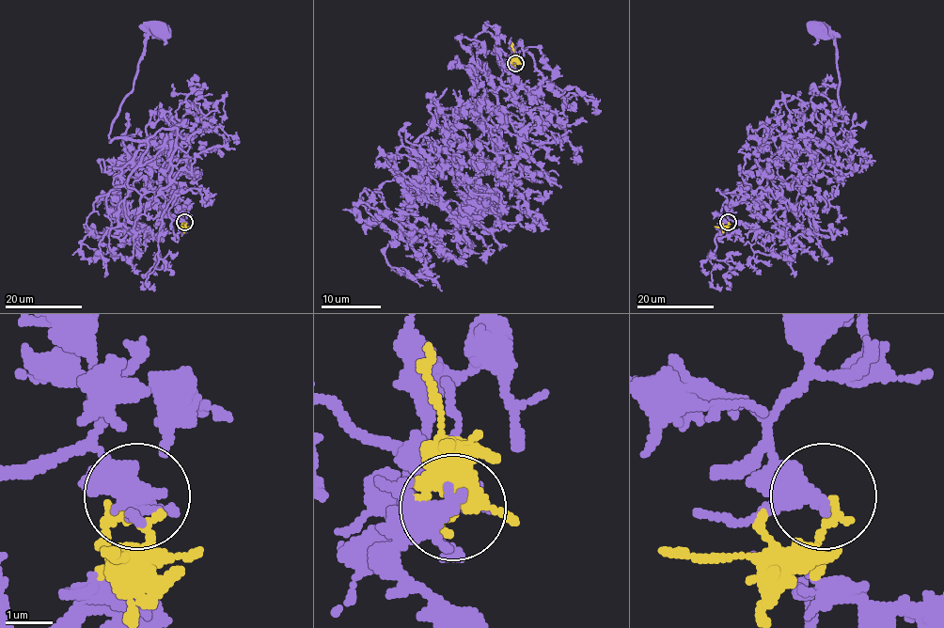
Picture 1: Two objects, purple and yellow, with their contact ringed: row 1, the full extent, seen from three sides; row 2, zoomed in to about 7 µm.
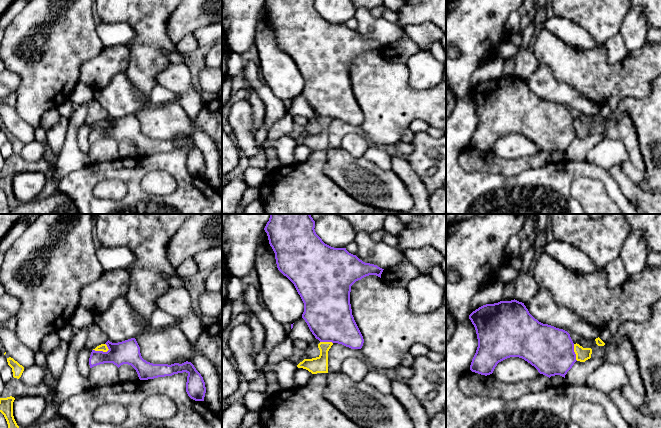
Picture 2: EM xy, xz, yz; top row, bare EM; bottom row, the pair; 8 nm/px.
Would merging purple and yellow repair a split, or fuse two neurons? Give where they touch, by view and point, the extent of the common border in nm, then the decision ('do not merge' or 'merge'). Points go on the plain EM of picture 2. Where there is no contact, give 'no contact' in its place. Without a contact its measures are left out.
xy (101, 127) | 140 nm | do not merge

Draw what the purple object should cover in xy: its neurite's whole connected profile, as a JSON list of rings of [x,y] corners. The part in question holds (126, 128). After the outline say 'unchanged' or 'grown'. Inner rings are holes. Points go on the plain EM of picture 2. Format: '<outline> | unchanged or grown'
[[[131,114],[118,119],[112,119],[108,116],[105,120],[109,125],[107,128],[92,126],[89,134],[90,144],[104,139],[113,139],[118,144],[123,140],[128,140],[131,141],[136,146],[140,156],[148,156],[158,153],[172,152],[174,150],[186,148],[188,150],[186,158],[186,168],[188,172],[195,177],[204,177],[206,169],[205,158],[201,150],[196,146],[196,144],[191,138],[186,137],[182,140],[174,139],[171,141],[153,140],[147,138],[142,134],[140,129],[140,123],[135,114]]] | unchanged

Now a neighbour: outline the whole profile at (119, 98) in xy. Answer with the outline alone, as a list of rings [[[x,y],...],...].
[[[125,72],[116,74],[103,89],[94,91],[94,99],[106,110],[112,119],[136,114],[150,105],[140,92],[133,87]]]

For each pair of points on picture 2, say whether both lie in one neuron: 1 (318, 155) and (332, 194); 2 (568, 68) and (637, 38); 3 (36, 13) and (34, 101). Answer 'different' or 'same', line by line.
1: same
2: different
3: same

